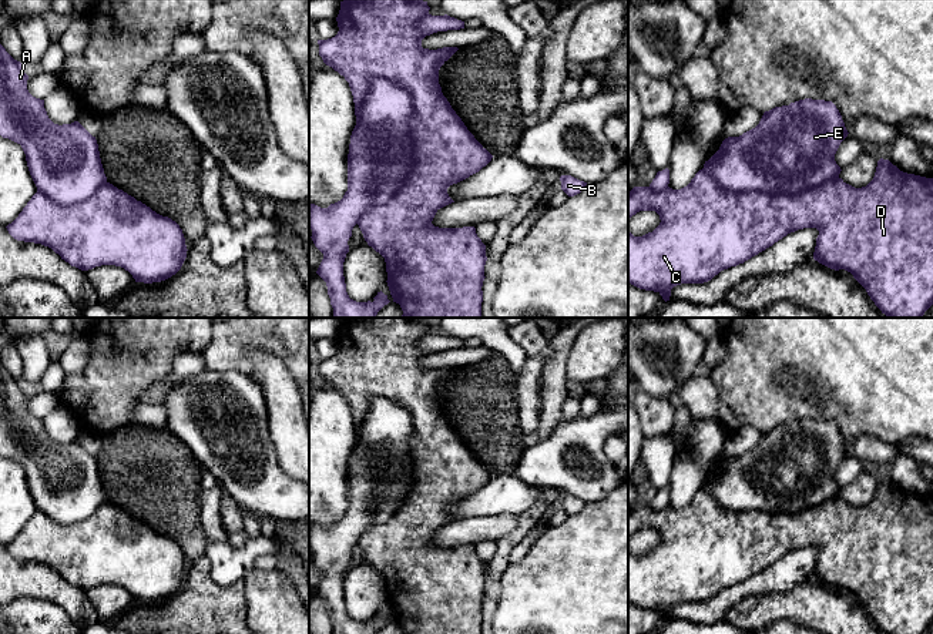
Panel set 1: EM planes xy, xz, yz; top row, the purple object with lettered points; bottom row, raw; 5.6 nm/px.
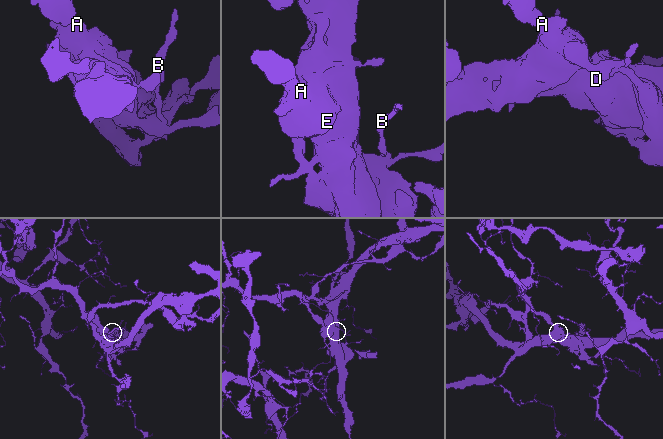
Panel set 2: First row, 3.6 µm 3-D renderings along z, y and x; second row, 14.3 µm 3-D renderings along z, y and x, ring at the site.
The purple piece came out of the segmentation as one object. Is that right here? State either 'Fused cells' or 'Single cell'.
Fused cells

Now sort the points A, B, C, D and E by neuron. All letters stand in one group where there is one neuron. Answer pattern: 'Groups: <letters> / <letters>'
Groups: A B E / C D

